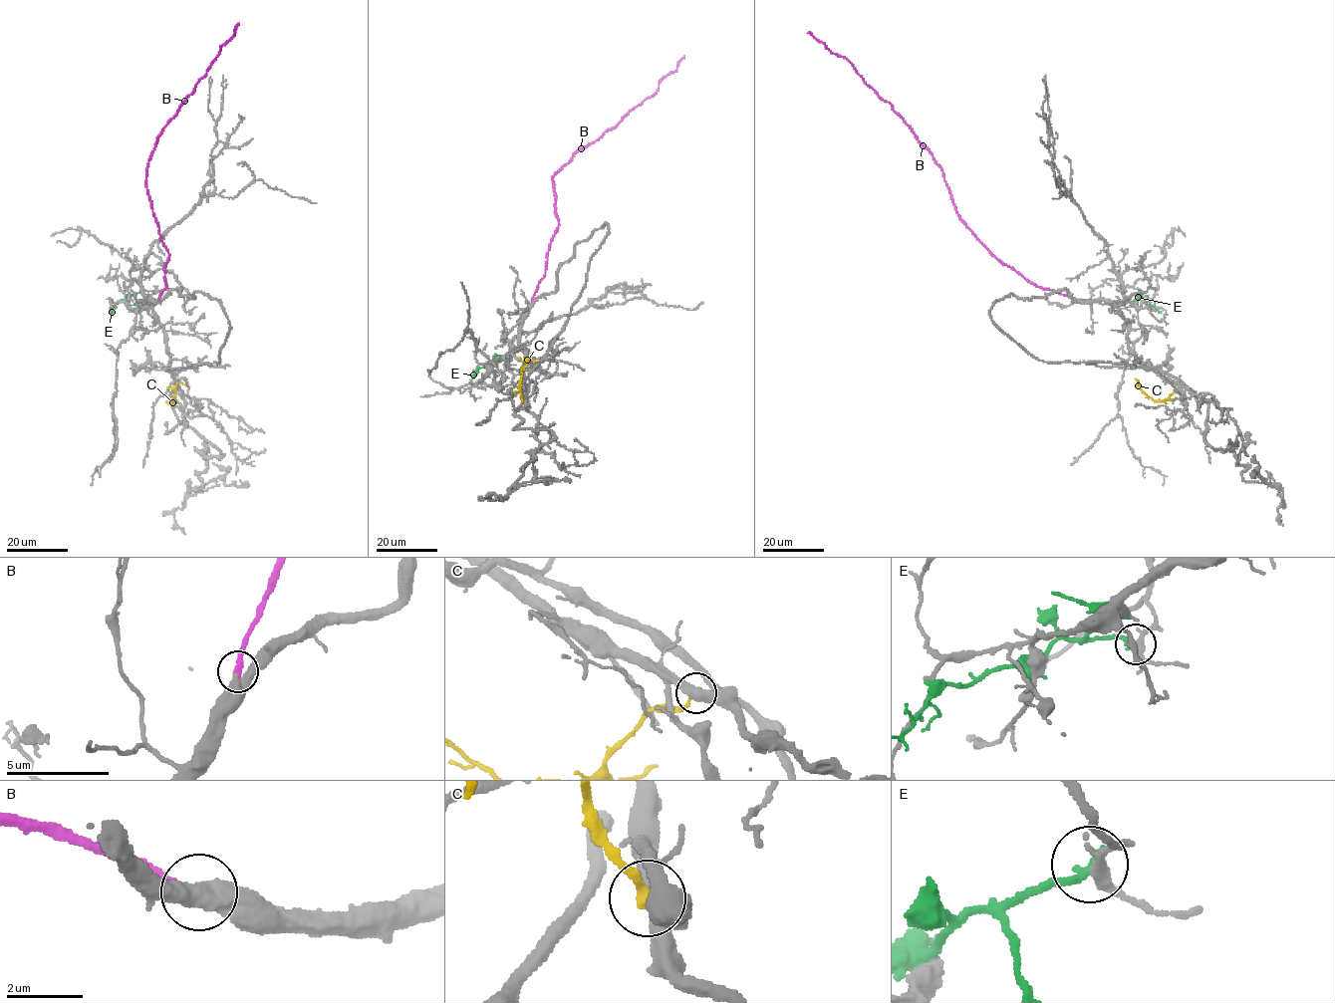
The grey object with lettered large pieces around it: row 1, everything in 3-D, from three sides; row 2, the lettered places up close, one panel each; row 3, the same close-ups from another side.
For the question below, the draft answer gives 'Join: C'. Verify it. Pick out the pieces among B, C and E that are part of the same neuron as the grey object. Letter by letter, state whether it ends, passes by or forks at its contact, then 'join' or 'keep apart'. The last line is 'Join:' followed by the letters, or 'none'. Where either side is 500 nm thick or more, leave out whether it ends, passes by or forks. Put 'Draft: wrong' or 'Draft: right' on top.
Draft: wrong
B: it ends | join
C: it ends | keep apart
E: it ends | keep apart
Join: B

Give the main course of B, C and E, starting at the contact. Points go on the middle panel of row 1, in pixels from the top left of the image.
B: (532, 302), (559, 224), (555, 173), (657, 91), (658, 83), (676, 69), (684, 56)
C: (525, 405), (519, 386), (521, 370), (527, 362), (537, 361)
E: (507, 362), (496, 361), (478, 368), (473, 377)

